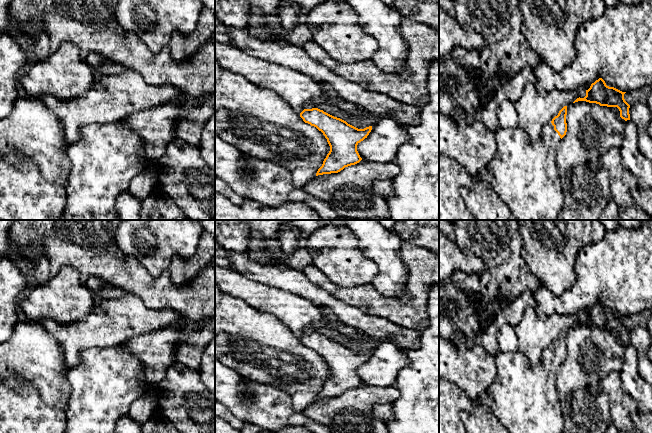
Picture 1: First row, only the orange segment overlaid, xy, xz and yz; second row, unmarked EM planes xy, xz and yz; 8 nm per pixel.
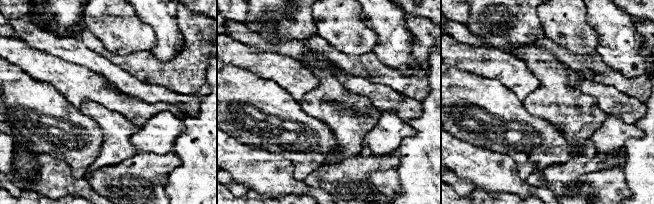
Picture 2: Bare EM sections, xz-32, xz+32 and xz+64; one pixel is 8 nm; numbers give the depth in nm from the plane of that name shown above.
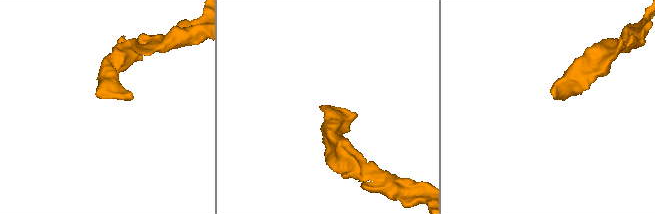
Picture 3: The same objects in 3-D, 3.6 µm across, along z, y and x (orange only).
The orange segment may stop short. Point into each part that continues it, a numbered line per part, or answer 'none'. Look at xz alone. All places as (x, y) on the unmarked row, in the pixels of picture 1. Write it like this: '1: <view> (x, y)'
1: xz (329, 319)

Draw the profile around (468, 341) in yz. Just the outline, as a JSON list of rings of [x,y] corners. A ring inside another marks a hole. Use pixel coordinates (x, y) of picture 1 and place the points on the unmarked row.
[[[494,316],[489,317],[483,322],[481,327],[473,335],[458,334],[454,340],[453,345],[457,350],[468,350],[475,345],[481,344],[482,335],[486,332],[487,328],[494,322]]]

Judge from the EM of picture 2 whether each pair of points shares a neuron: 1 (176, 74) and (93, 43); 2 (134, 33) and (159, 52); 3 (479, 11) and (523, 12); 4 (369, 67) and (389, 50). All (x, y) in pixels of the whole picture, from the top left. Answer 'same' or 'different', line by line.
1: same
2: different
3: same
4: different

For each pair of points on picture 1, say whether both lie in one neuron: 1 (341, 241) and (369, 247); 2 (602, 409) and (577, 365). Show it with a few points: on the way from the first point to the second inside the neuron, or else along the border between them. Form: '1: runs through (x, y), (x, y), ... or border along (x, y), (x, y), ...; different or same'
1: border along (350, 230), (357, 239), (360, 251), (374, 262); different
2: runs through (591, 398), (578, 385), (578, 376); same

